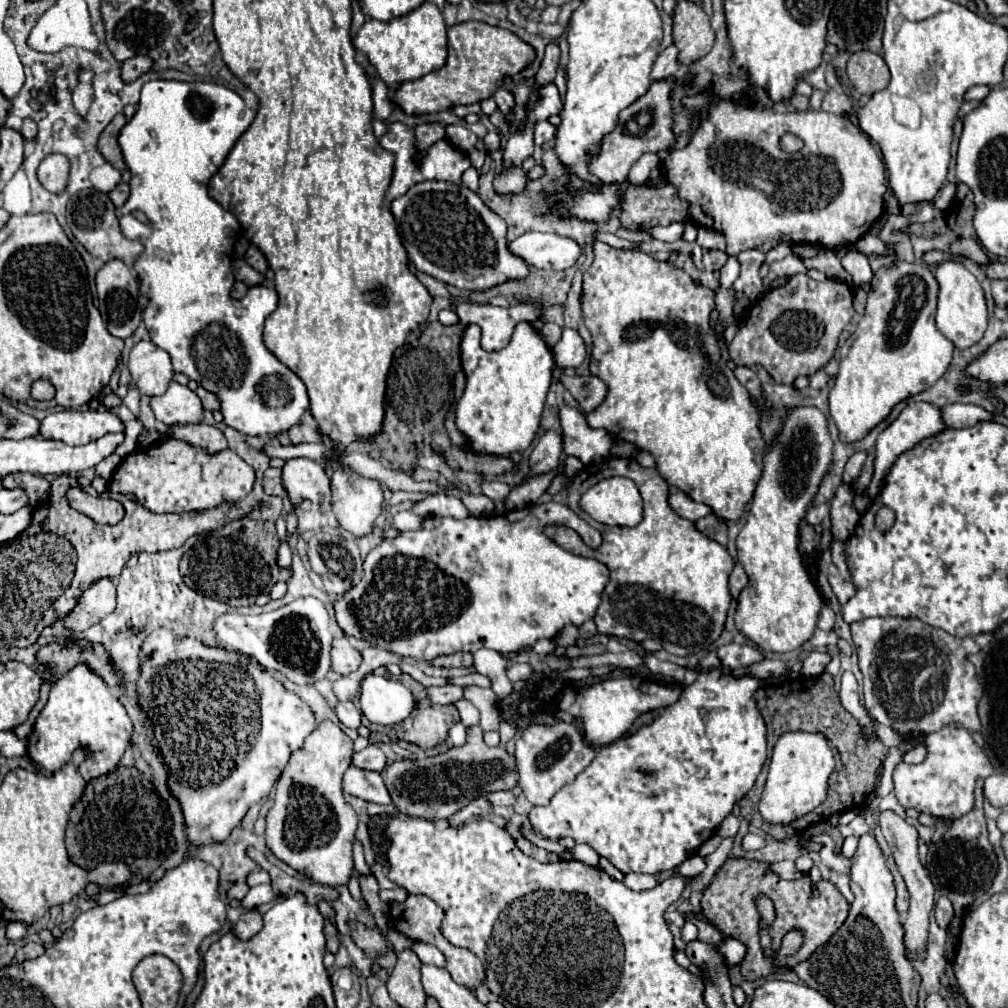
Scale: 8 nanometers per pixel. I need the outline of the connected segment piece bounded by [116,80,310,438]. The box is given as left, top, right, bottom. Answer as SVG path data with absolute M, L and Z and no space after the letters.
M150 80L150 82L146 82L142 86L142 94L140 94L140 102L138 102L136 114L126 122L126 126L120 130L120 136L118 136L118 144L120 144L120 150L124 154L124 162L128 164L128 168L132 172L132 178L130 178L130 198L126 200L124 206L116 208L116 216L120 220L120 228L122 228L124 236L130 238L130 240L140 240L142 246L144 246L144 250L134 260L134 270L138 272L138 280L140 280L140 296L148 302L146 308L144 308L144 322L146 322L146 328L150 332L152 342L156 346L164 348L170 354L174 372L186 374L190 380L198 382L202 388L206 388L208 392L212 392L220 400L226 426L238 430L240 434L246 434L246 436L270 436L270 438L276 438L278 434L282 434L282 432L286 432L292 426L302 422L302 416L310 408L308 392L306 392L304 382L286 364L282 364L264 346L264 340L262 340L264 322L278 308L276 290L274 288L266 288L266 286L256 286L256 288L250 288L248 294L241 300L235 300L230 296L232 282L234 282L234 276L232 276L232 270L230 270L234 242L232 242L230 234L232 234L232 228L238 224L238 220L228 210L224 210L218 202L214 202L208 196L208 178L214 176L218 172L218 168L224 164L224 160L226 160L228 152L232 150L234 142L248 130L248 126L252 124L254 116L256 116L256 112L250 110L244 104L244 100L234 90L230 90L226 86L220 86L220 84L212 84L212 82L180 82L180 80Z

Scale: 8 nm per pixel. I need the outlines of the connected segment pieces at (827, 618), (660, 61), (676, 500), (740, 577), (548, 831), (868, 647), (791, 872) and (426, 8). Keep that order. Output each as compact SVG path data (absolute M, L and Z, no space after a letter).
M822 606L820 610L820 616L818 616L818 628L822 630L832 630L834 628L834 622L836 622L836 614L830 606Z
M668 46L654 62L652 66L652 80L658 82L658 80L672 80L672 76L676 76L676 70L678 70L678 60L676 60L678 52L676 52L676 46Z
M672 492L670 498L668 498L668 502L670 502L670 508L678 516L682 516L686 520L692 520L692 522L696 522L698 518L704 518L704 516L710 514L710 508L706 504L690 500L684 492Z
M736 562L736 564L734 564L734 570L732 570L732 574L730 574L730 594L732 594L732 598L738 600L740 592L746 588L746 584L748 584L748 576L746 576L744 568Z
M712 666L708 670L698 672L698 678L690 684L684 686L678 702L674 702L672 706L668 706L662 716L658 716L652 724L642 726L638 732L620 738L608 746L600 746L600 752L596 752L596 760L592 760L592 764L570 784L562 786L550 800L550 804L546 806L534 806L532 812L528 814L528 820L532 824L532 828L542 834L544 838L550 840L560 840L560 838L574 838L578 844L588 844L592 846L600 856L608 858L622 874L628 872L644 872L644 874L656 874L656 872L664 872L664 870L674 870L676 866L680 866L686 858L694 856L698 852L698 848L716 834L720 822L732 812L734 804L740 802L746 792L754 786L756 776L760 774L766 758L768 758L768 748L766 748L766 724L762 718L762 712L754 700L756 690L762 686L762 680L752 676L752 674L744 674L744 676L734 676L732 670L728 666Z
M864 618L850 624L850 628L858 652L858 666L864 674L864 708L874 722L890 726L906 738L926 736L952 720L968 730L980 730L976 708L982 698L982 686L976 680L974 664L968 660L968 654L980 652L988 646L994 638L992 634L958 638L916 618Z
M788 860L776 862L776 864L772 866L772 872L780 874L780 876L782 876L782 878L786 878L786 880L794 880L797 879L798 876L802 876L802 874L796 870L795 862Z
M424 2L420 8L412 10L410 14L394 18L390 22L380 22L370 18L364 22L358 36L354 38L354 46L356 50L366 54L366 58L378 70L386 86L392 92L396 92L406 80L422 78L424 74L430 74L444 66L448 56L444 16L434 2Z

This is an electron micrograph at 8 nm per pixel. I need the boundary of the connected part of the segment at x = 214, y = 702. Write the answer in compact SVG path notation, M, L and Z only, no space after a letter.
M162 628L144 640L140 658L140 706L154 724L158 746L170 768L170 790L182 804L188 840L194 844L224 842L232 828L240 824L250 804L268 796L288 756L316 728L314 716L296 694L288 692L266 670L238 652L208 648Z

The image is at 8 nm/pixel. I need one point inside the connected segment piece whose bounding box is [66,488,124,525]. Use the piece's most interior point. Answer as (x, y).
(102, 511)

